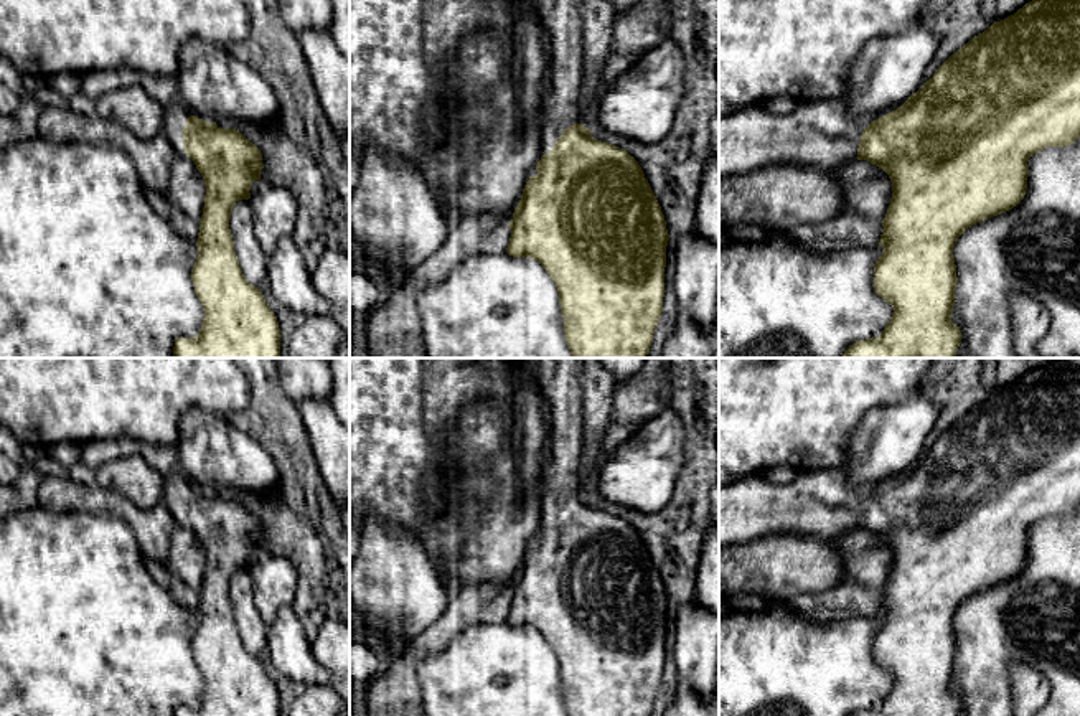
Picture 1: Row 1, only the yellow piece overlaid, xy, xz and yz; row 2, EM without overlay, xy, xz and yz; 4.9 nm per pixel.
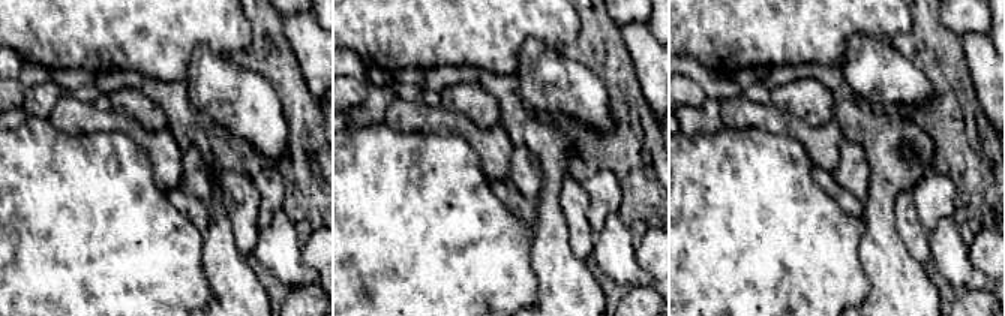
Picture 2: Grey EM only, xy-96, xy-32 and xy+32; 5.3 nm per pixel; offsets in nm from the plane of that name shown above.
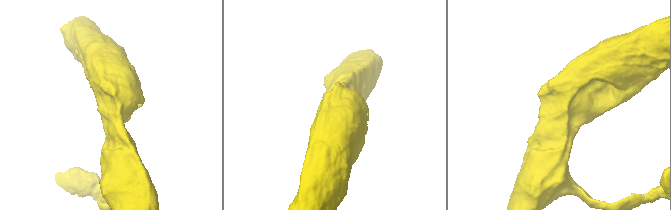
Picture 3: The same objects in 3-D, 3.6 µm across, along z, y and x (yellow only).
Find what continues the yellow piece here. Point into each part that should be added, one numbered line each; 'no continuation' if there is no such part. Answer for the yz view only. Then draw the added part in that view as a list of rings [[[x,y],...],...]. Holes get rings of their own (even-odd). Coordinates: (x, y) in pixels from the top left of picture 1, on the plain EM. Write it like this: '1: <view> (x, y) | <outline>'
1: yz (823, 504) | [[[844,467],[798,472],[787,485],[744,477],[719,487],[719,546],[772,533],[833,538],[856,530],[869,493],[851,483]]]

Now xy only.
1: xy (164, 459) | [[[112,439],[112,440],[92,440],[81,447],[81,460],[91,467],[110,462],[114,459],[140,455],[145,462],[160,472],[167,483],[167,498],[180,525],[186,525],[183,520],[183,497],[191,485],[183,472],[178,469],[178,454],[170,445],[153,445],[137,439]]]

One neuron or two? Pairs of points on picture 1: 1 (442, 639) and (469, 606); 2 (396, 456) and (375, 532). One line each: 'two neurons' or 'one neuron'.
1: one neuron
2: two neurons

